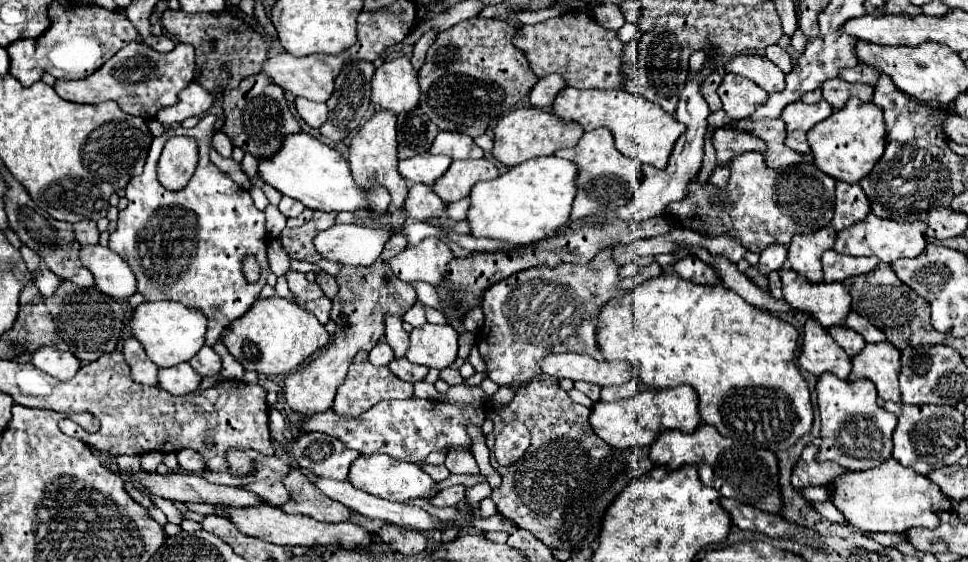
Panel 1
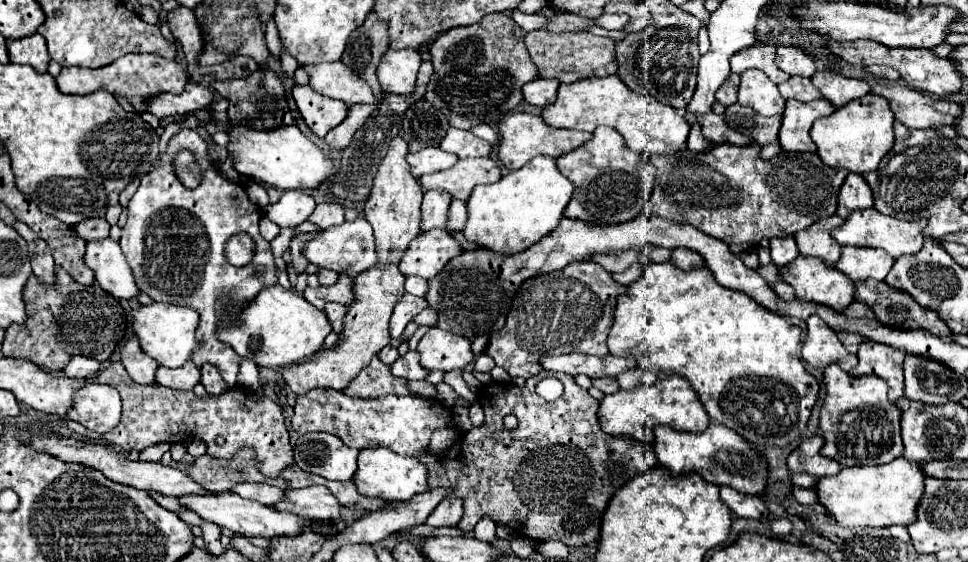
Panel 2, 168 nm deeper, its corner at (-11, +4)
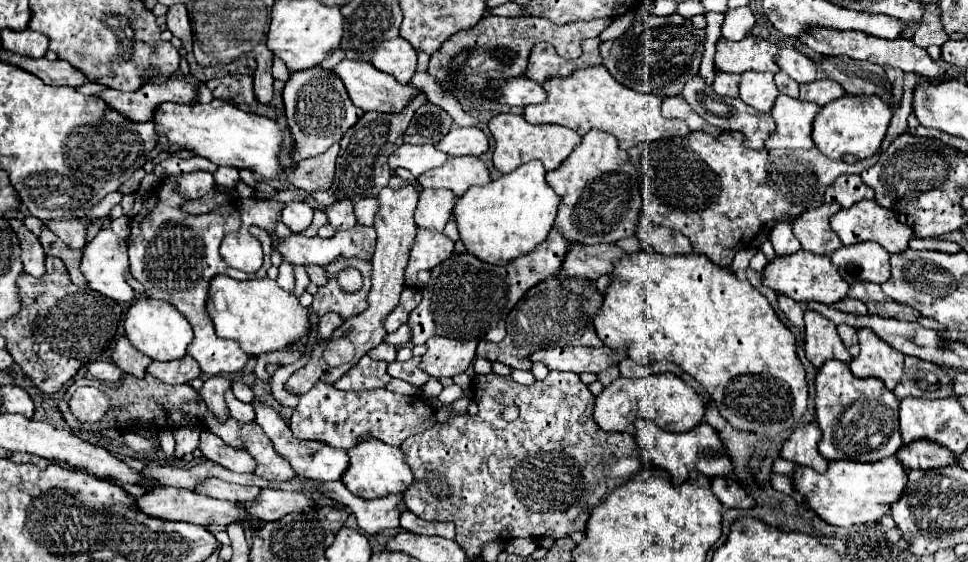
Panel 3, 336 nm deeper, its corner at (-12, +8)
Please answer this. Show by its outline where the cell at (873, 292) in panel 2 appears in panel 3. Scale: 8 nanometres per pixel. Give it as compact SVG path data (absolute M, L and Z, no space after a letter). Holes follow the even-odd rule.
M866 281L864 283L854 283L854 285L850 285L848 295L852 299L862 301L868 307L868 313L872 313L872 315L902 319L904 317L902 307L908 307L908 305L902 305L902 303L896 303L896 301L888 299L884 295L884 291L880 289L880 285L876 285L876 283L866 283Z

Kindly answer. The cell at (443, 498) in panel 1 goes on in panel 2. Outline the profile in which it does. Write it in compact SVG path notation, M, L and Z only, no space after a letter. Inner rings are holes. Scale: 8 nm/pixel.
M445 497L433 509L433 513L427 517L427 525L433 525L433 527L441 527L441 525L455 527L459 523L461 515L463 515L463 499L459 499L459 497Z

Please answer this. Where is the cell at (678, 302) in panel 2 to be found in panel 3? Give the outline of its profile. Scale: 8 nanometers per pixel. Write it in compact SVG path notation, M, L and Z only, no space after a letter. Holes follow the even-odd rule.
M642 249L616 261L612 281L594 319L594 329L604 345L626 347L626 355L640 365L670 361L692 375L710 393L720 415L736 429L762 435L778 435L796 425L806 411L808 383L796 357L796 339L778 319L772 305L748 281L740 281L730 269L716 267L706 255L660 255Z

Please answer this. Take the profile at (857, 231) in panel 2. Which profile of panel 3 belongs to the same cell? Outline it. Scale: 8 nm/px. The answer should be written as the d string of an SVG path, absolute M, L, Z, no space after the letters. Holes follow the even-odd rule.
M860 201L850 209L842 209L830 219L830 227L840 237L842 245L854 245L864 241L874 241L882 245L888 253L900 253L908 249L908 239L914 235L912 227L898 221L898 215L886 207L880 207L876 201Z

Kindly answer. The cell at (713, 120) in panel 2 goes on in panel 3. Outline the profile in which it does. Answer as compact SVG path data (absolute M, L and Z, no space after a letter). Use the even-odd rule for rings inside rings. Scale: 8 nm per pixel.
M674 95L668 99L662 99L662 115L668 119L680 119L684 121L692 131L706 131L710 135L718 135L720 131L714 129L712 125L708 125L702 117L698 117L688 103L682 99L682 95Z

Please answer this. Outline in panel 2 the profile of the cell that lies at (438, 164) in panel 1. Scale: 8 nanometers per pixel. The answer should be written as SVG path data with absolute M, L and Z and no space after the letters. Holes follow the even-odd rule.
M427 147L419 153L407 155L407 161L411 165L411 175L417 179L425 173L437 173L437 171L449 169L449 167L453 167L453 163L457 163L457 159L459 159L457 155L445 153L439 147Z

